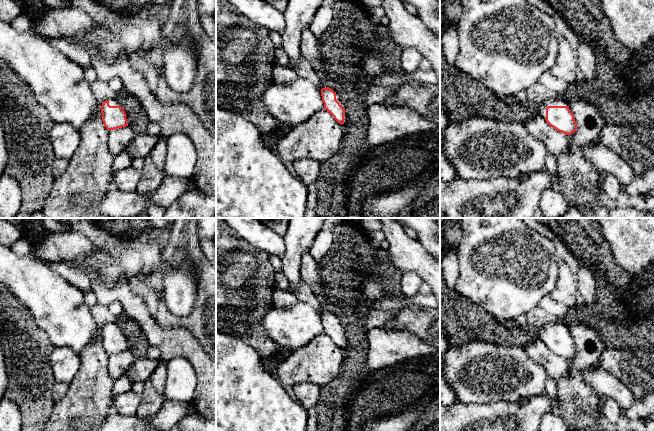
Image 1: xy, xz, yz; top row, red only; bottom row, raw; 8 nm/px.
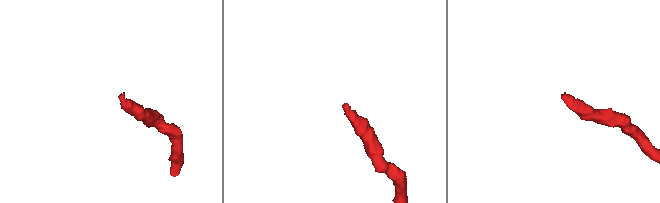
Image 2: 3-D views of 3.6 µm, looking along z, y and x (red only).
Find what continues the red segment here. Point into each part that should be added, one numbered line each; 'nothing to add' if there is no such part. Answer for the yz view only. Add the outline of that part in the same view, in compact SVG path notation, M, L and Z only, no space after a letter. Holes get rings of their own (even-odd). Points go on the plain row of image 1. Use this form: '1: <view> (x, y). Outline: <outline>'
1: yz (549, 325). Outline: M554 321L544 322L539 327L539 339L545 343L546 342L546 332L548 330L568 330L568 326L564 323L557 323Z

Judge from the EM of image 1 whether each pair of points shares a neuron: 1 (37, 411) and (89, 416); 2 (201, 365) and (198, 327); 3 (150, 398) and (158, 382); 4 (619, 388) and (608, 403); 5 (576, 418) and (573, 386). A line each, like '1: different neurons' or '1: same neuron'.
1: different neurons
2: different neurons
3: different neurons
4: different neurons
5: same neuron

